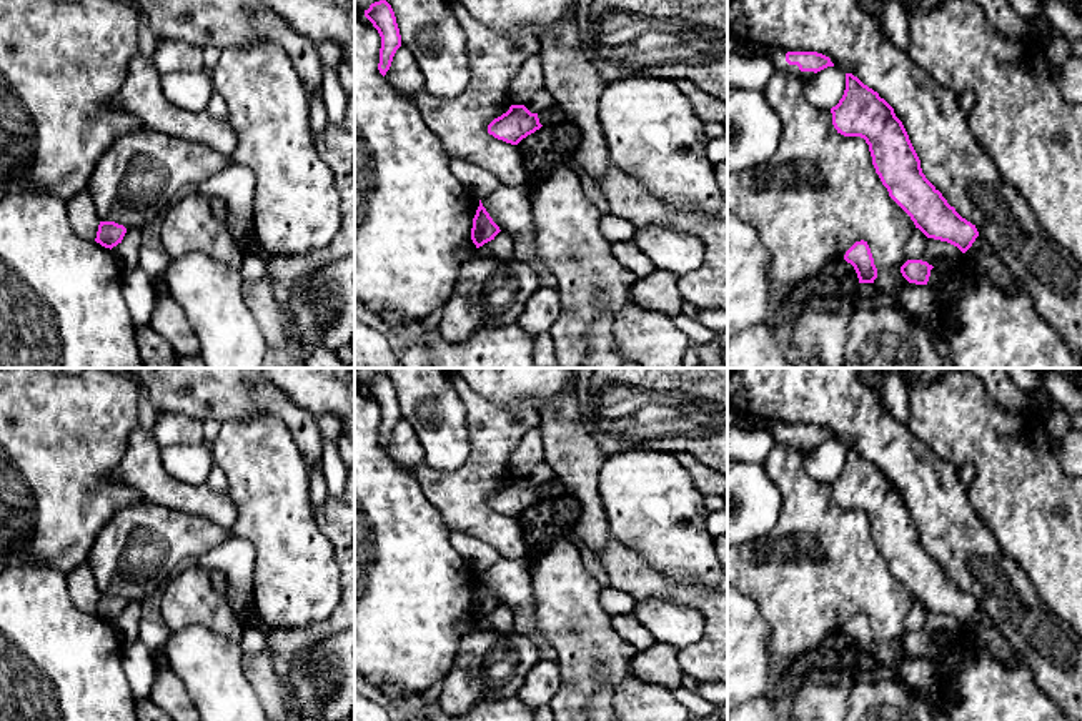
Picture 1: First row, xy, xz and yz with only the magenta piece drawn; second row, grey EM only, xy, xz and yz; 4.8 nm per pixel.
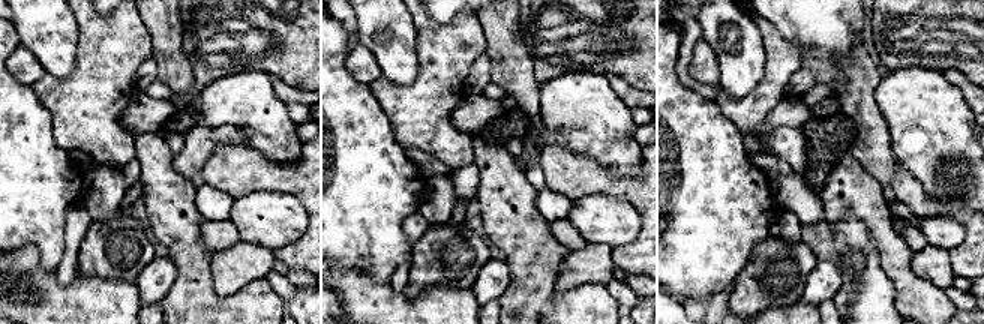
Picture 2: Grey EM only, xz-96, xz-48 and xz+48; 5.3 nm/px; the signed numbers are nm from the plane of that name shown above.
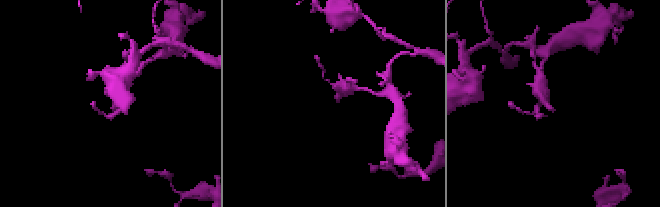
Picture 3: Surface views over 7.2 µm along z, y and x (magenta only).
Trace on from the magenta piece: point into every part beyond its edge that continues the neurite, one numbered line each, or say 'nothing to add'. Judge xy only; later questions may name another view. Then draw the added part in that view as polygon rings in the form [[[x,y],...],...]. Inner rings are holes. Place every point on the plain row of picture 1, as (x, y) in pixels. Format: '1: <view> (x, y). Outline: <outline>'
nothing to add

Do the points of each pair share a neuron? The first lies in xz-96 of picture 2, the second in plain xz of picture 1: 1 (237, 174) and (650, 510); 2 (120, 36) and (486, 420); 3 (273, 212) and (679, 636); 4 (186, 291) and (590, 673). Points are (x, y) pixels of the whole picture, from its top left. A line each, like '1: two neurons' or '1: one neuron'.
1: two neurons
2: one neuron
3: one neuron
4: one neuron

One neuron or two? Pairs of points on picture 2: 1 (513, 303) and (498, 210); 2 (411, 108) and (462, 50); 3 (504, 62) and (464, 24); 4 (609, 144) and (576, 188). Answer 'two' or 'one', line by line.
1: one
2: one
3: two
4: two

